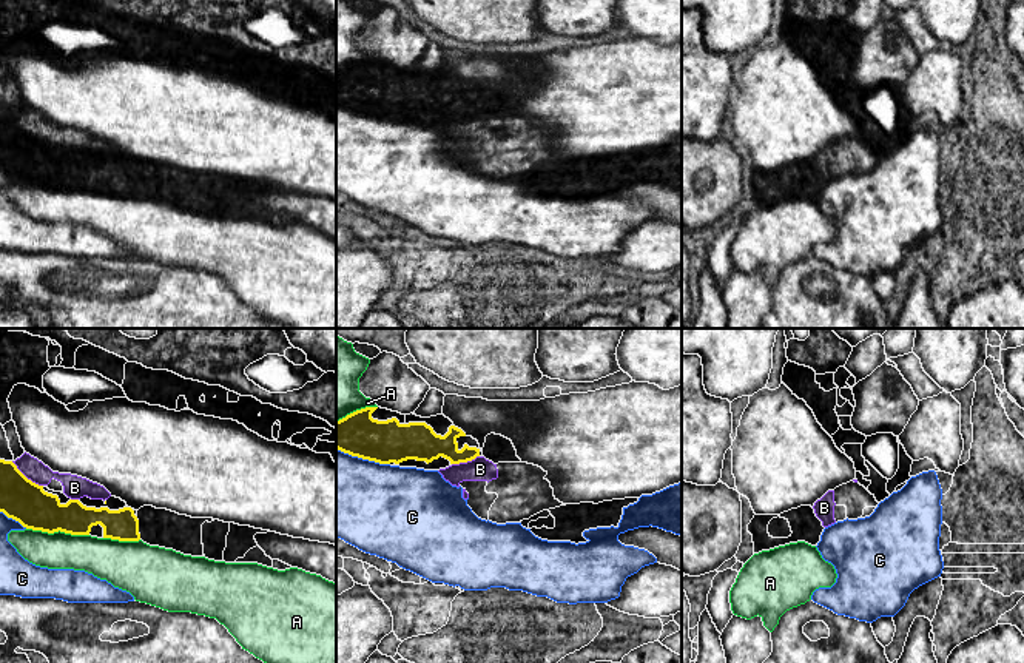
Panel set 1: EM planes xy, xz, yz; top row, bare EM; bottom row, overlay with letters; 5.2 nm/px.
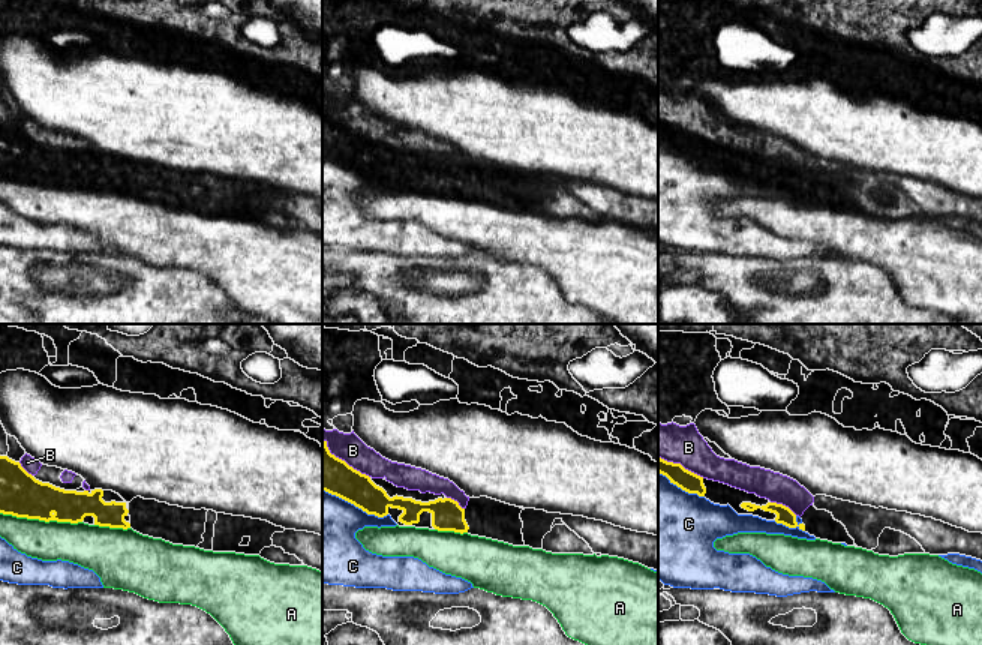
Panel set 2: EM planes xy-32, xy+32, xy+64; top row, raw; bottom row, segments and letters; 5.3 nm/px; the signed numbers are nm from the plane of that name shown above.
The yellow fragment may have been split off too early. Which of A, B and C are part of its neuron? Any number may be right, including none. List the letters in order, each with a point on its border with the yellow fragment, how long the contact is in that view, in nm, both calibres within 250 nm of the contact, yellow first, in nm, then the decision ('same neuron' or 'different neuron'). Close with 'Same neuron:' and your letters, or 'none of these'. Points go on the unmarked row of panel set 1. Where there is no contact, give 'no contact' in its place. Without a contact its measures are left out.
A: contact xy (57, 185); length 340 nm; calibres 220 and 190 nm; different neuron
B: contact xy (25, 131); length 220 nm; calibres 220 and 110 nm; different neuron
C: contact xz (363, 113); length 300 nm; calibres 220 and 440 nm; different neuron
Same neuron: none of these

